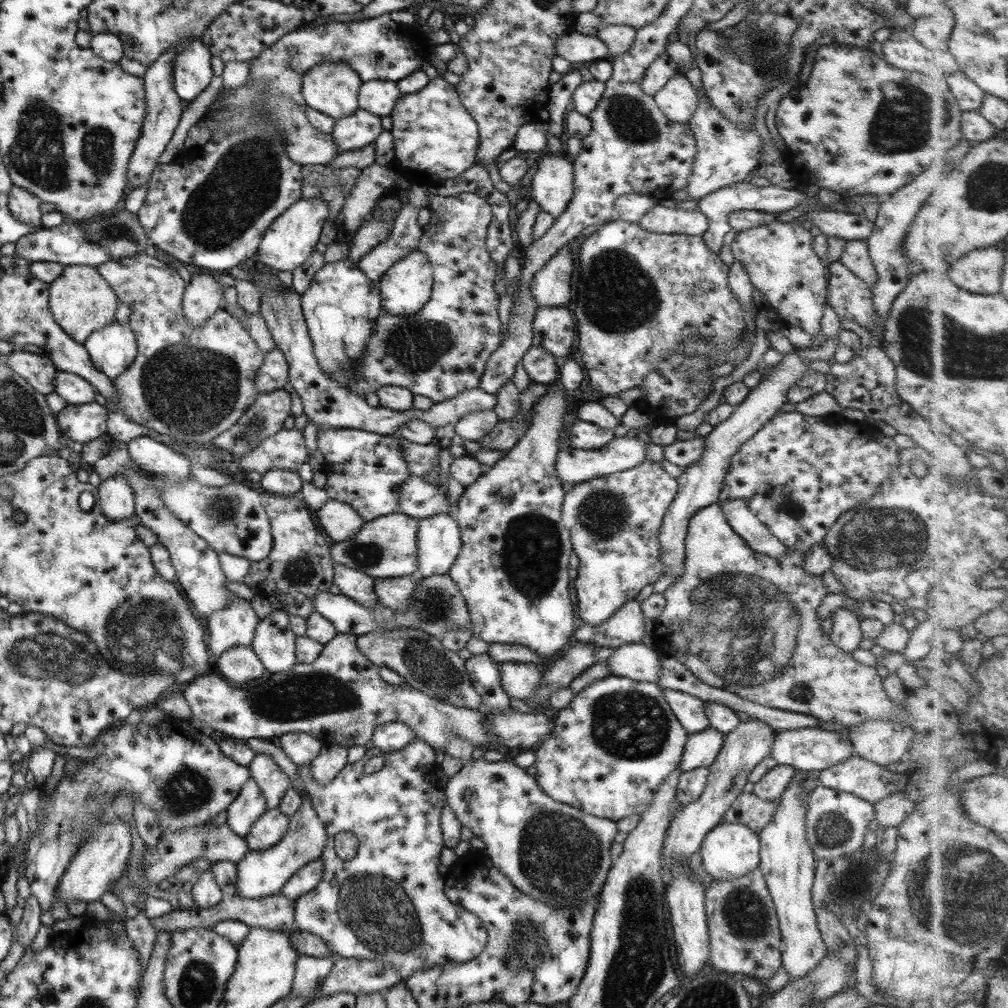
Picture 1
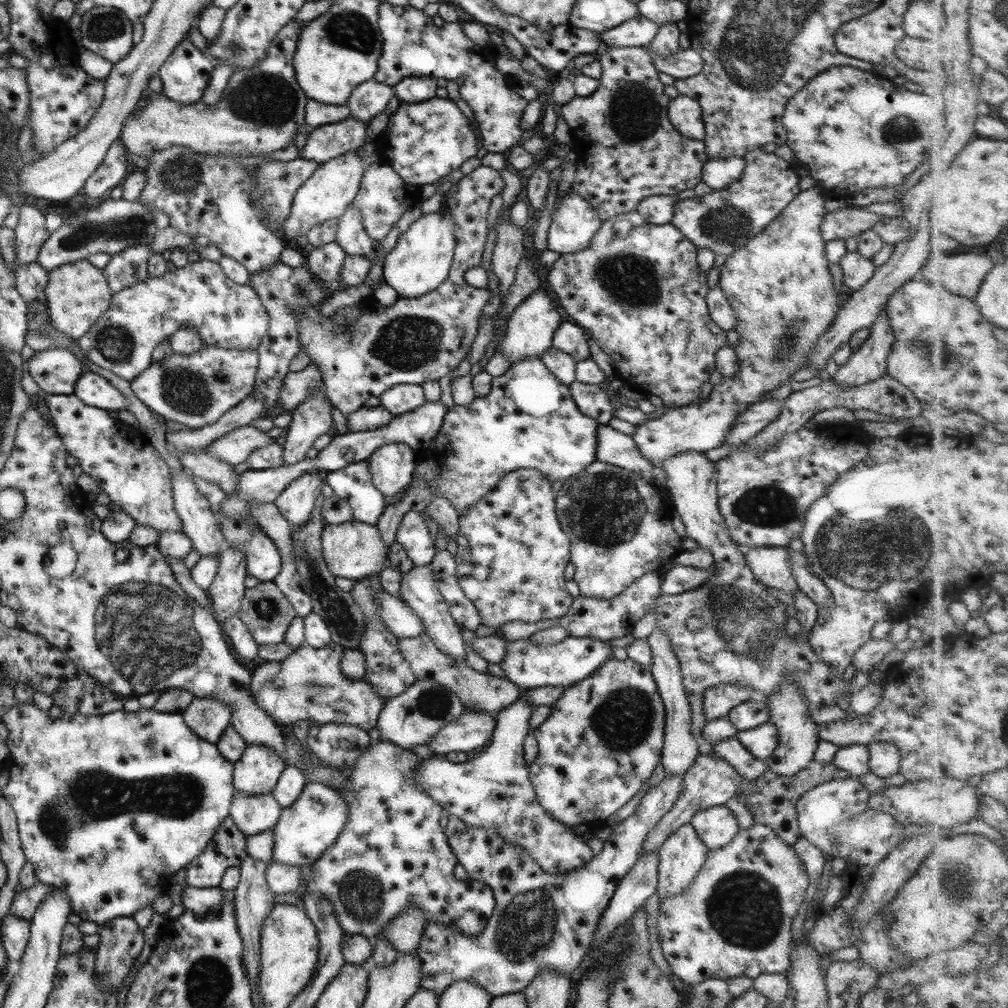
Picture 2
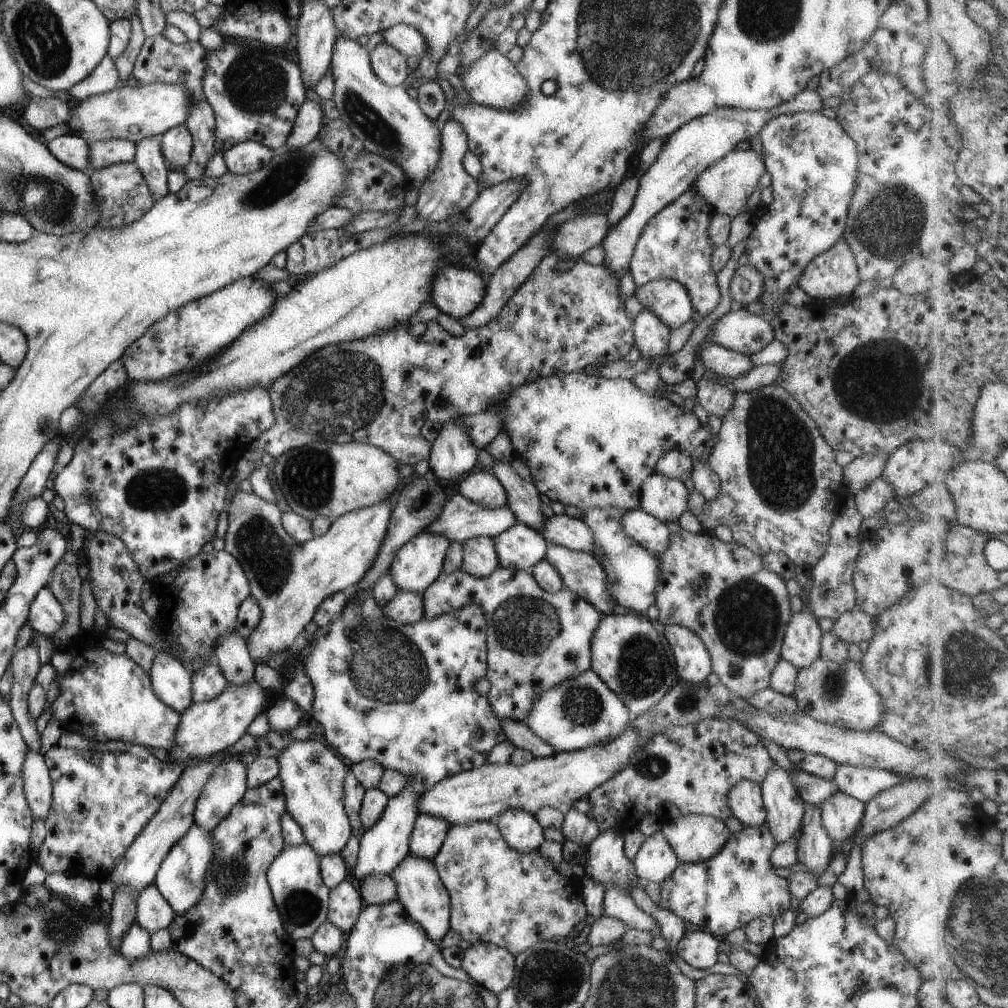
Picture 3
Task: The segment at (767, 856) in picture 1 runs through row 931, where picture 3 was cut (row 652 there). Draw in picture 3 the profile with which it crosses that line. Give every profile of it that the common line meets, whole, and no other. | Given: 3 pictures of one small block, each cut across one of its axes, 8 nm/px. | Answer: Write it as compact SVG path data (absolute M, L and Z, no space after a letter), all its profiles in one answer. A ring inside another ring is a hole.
M809 610L792 613L783 633L780 658L796 669L807 668L819 656L821 634L818 619Z

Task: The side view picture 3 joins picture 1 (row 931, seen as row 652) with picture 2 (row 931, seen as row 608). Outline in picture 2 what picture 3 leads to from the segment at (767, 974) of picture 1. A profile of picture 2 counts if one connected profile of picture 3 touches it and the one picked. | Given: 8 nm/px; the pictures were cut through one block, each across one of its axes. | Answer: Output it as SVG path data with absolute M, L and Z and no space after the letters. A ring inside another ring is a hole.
M754 822L747 829L739 829L737 834L731 839L731 842L725 846L719 847L717 850L709 850L703 862L703 867L691 884L681 894L673 894L669 898L664 898L658 904L657 917L657 934L662 955L667 964L670 966L671 972L683 982L684 985L692 986L695 983L706 981L707 978L718 978L725 980L726 978L735 978L736 976L746 976L747 978L757 978L760 974L784 973L788 970L789 961L788 954L792 949L791 941L791 920L797 914L797 908L803 900L805 888L807 888L808 878L803 871L803 865L792 850L791 845L783 842L775 836L772 830L763 823Z

